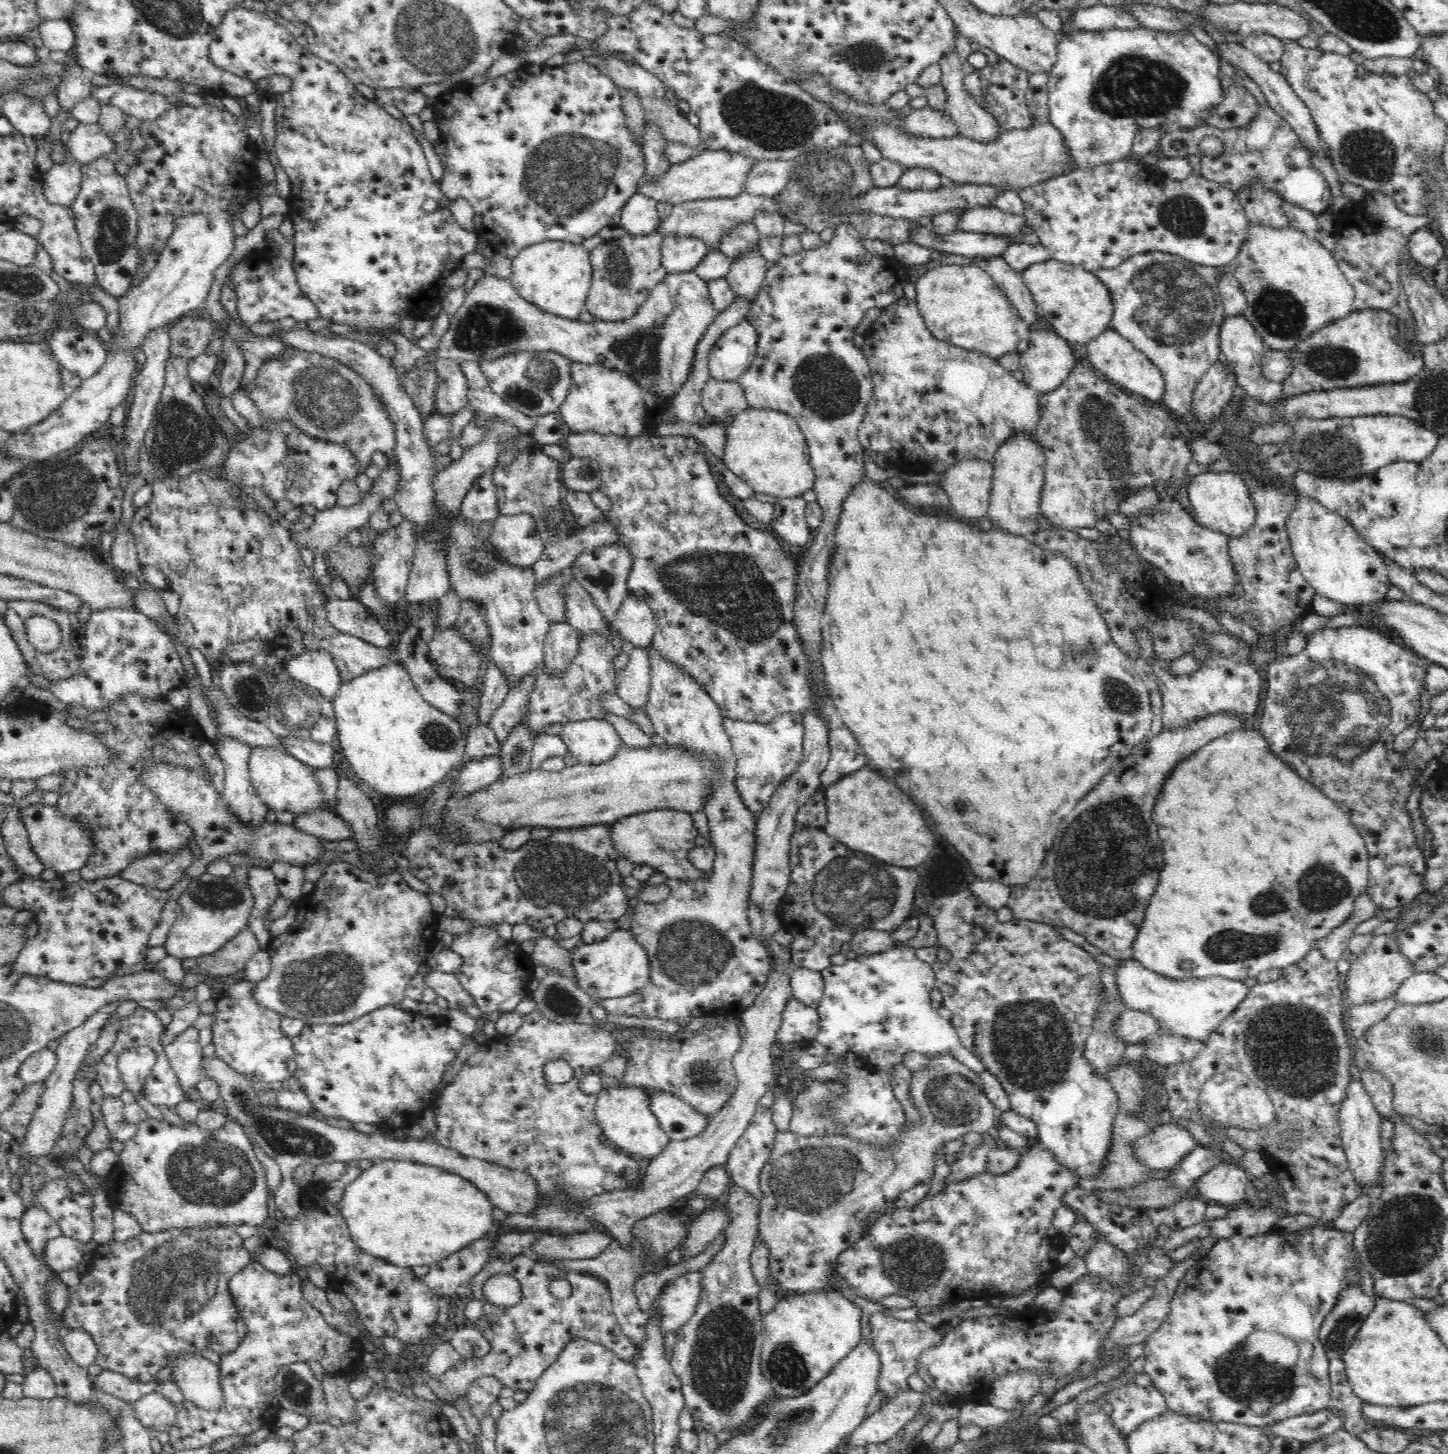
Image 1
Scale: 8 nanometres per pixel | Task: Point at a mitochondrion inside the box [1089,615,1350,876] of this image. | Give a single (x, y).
(1120, 696)

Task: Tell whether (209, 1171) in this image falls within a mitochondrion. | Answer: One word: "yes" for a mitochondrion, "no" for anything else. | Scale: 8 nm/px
yes

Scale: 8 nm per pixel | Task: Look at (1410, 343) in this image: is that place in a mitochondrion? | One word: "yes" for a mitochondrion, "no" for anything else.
no

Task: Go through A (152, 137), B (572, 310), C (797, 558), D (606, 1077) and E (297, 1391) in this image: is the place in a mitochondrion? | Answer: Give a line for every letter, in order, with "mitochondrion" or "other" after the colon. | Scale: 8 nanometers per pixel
A: other
B: other
C: other
D: other
E: mitochondrion

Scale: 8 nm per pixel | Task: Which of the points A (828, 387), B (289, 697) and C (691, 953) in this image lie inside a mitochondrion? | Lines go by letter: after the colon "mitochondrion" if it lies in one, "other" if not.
A: mitochondrion
B: mitochondrion
C: mitochondrion

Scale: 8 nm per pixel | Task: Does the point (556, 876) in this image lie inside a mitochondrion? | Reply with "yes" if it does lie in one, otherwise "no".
yes

